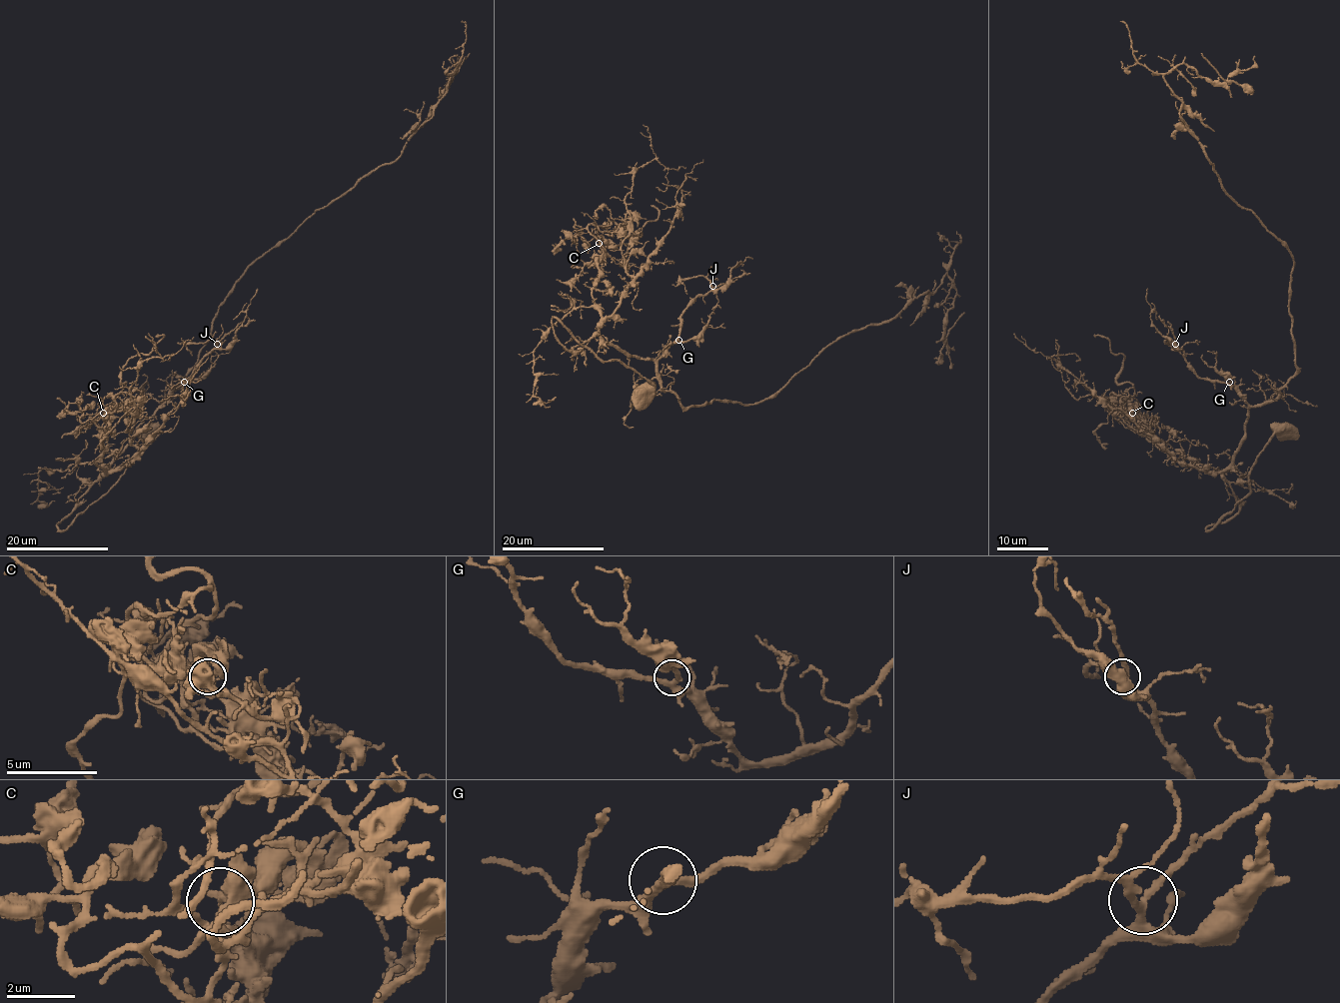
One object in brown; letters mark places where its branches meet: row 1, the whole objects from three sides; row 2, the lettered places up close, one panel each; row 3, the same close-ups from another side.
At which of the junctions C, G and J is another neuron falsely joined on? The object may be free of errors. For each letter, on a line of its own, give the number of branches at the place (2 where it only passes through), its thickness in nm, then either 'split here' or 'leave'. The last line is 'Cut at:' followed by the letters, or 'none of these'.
C: 3 branches meet; 180 nm thick; split here
G: 3 branches meet; 280 nm thick; leave
J: 3 branches meet; 200 nm thick; leave
Cut at: C

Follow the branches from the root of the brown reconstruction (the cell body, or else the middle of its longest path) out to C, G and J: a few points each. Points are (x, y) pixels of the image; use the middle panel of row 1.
C: (642, 394), (649, 381), (597, 358), (554, 317), (554, 334), (572, 350), (599, 330), (599, 244)
G: (642, 394), (649, 381), (597, 358), (552, 318), (568, 350), (597, 335), (628, 355), (658, 359), (678, 340)
J: (642, 394), (649, 381), (552, 318), (568, 350), (597, 335), (658, 359), (712, 286)

